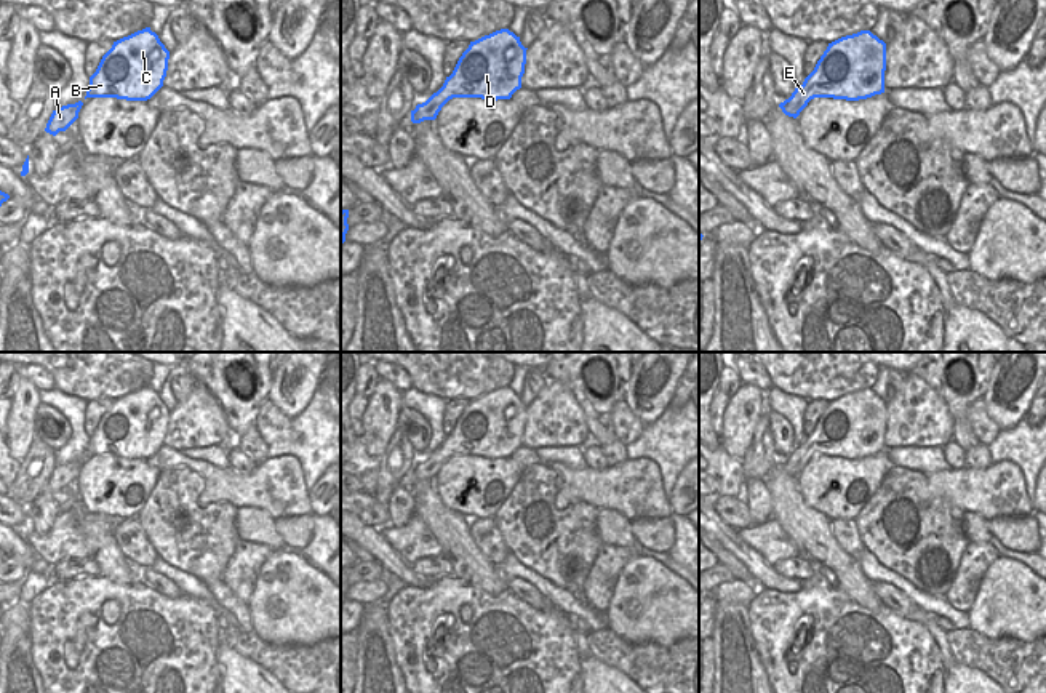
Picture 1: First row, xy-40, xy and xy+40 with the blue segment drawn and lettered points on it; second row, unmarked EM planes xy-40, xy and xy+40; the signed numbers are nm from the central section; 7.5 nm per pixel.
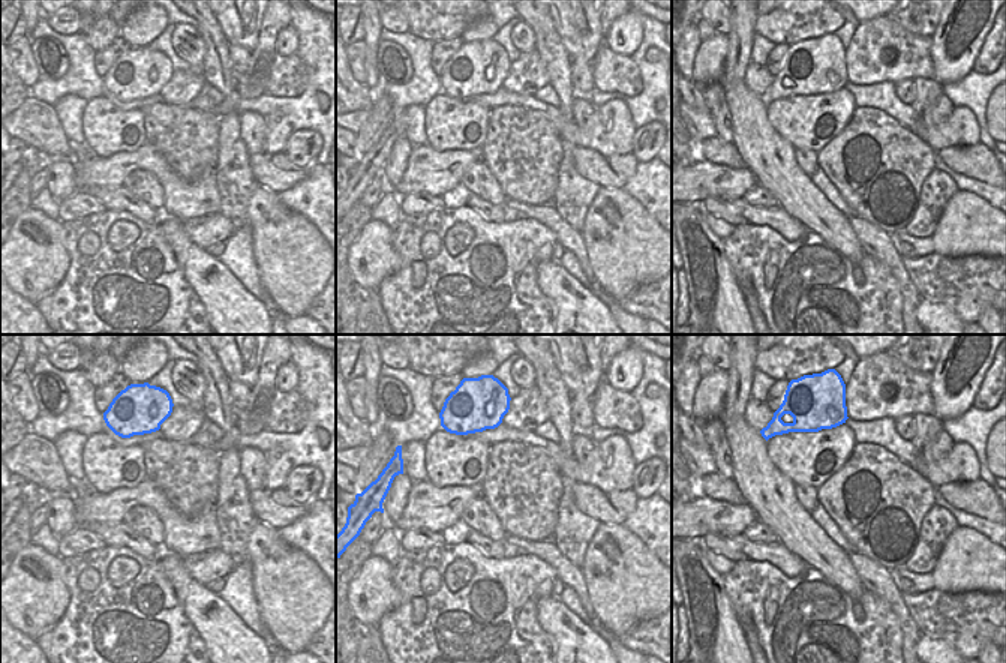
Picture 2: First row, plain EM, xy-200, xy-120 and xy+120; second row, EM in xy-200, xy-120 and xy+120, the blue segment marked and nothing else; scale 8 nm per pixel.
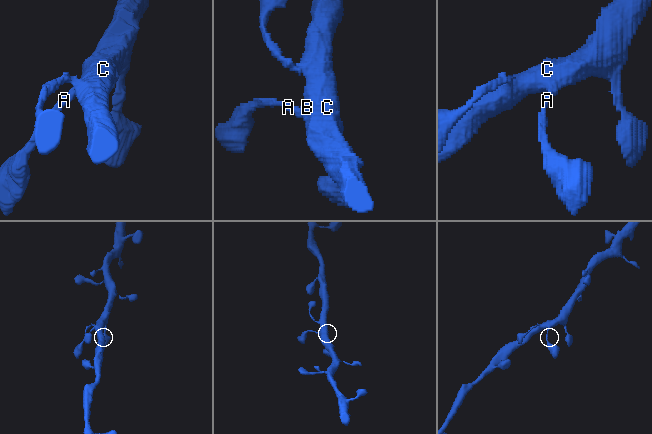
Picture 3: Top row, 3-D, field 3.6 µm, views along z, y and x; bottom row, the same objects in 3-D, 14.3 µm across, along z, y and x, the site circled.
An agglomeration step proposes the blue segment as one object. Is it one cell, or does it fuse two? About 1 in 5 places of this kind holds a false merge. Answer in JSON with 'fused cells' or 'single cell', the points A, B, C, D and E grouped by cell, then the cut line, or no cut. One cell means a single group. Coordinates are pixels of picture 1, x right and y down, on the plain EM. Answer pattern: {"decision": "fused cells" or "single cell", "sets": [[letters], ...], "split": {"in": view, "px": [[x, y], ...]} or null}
{"decision": "single cell", "sets": [["A", "B", "C", "D", "E"]], "split": null}

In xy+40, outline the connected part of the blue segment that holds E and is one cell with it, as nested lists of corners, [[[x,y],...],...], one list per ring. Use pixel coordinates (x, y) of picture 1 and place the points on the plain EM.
[[[860,389],[828,402],[814,429],[779,463],[796,477],[814,456],[846,459],[884,451],[886,402],[870,389]]]

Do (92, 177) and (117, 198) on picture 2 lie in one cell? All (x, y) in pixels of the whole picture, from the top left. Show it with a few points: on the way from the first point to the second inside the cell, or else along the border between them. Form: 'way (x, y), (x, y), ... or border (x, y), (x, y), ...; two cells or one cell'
border (122, 183), (119, 186), (81, 186), (78, 189); two cells

